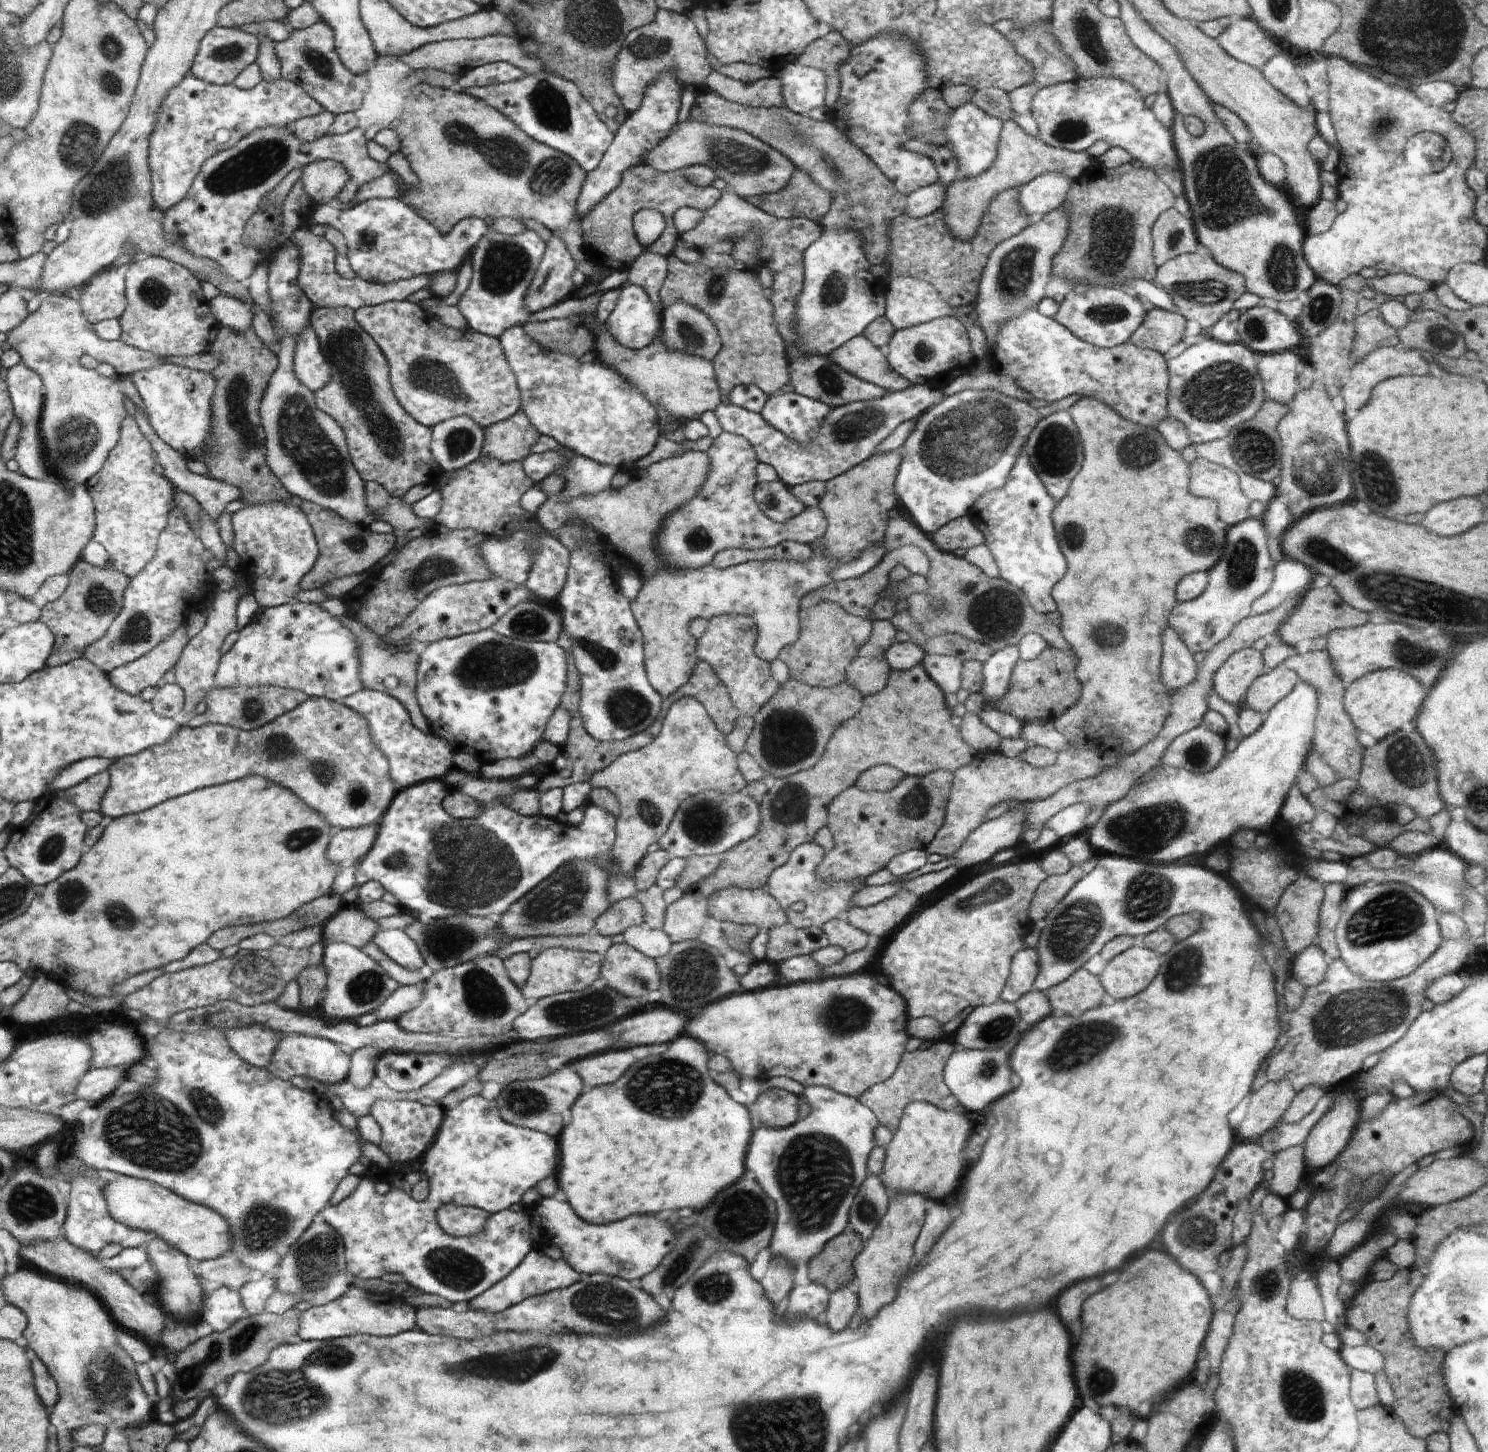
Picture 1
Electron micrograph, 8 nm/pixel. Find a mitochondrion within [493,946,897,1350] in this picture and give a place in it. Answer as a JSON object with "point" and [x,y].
{"point":[815,1176]}

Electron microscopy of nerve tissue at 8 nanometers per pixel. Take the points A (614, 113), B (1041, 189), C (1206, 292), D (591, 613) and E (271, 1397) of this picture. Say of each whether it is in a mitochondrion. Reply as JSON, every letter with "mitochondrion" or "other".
{"A":"other","B":"other","C":"mitochondrion","D":"other","E":"mitochondrion"}

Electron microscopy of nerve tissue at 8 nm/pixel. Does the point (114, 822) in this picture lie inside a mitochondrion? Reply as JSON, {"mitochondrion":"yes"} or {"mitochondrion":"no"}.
{"mitochondrion":"no"}

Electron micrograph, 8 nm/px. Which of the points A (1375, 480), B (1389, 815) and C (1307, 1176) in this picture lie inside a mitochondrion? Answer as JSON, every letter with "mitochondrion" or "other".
{"A":"mitochondrion","B":"other","C":"other"}

